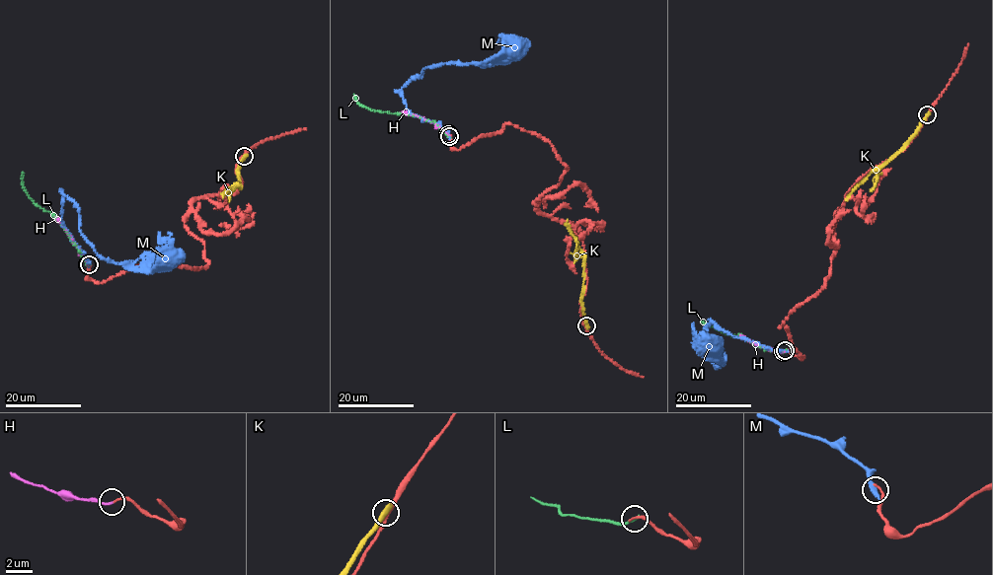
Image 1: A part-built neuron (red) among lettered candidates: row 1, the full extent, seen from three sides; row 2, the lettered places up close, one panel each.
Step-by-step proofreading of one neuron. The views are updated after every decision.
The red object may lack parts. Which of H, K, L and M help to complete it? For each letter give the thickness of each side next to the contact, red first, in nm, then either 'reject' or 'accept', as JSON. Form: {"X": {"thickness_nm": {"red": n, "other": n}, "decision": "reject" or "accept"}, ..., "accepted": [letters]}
{"H": {"thickness_nm": {"red": 140, "other": 180}, "decision": "accept"}, "K": {"thickness_nm": {"red": 280, "other": 500}, "decision": "reject"}, "L": {"thickness_nm": {"red": 220, "other": 200}, "decision": "reject"}, "M": {"thickness_nm": {"red": 220, "other": 420}, "decision": "reject"}, "accepted": ["H"]}

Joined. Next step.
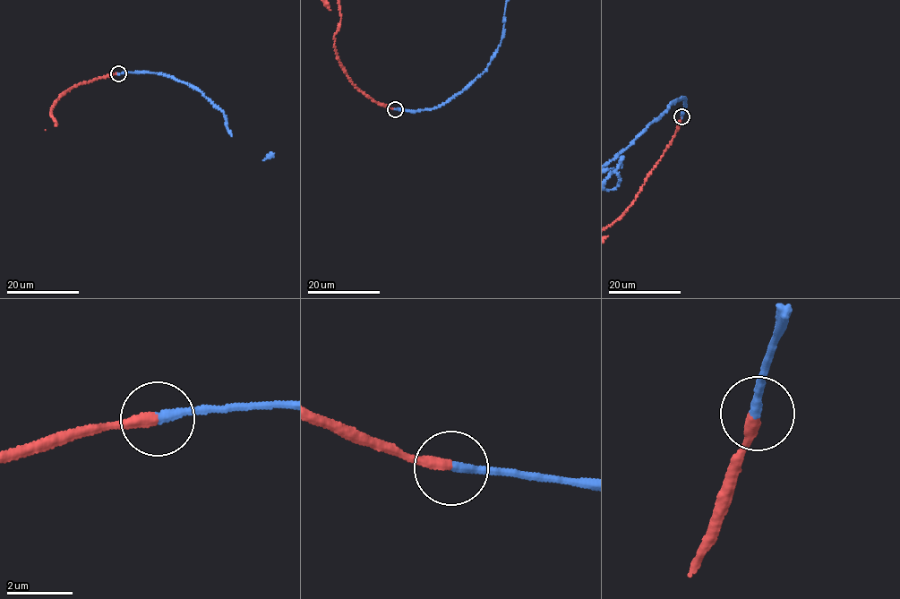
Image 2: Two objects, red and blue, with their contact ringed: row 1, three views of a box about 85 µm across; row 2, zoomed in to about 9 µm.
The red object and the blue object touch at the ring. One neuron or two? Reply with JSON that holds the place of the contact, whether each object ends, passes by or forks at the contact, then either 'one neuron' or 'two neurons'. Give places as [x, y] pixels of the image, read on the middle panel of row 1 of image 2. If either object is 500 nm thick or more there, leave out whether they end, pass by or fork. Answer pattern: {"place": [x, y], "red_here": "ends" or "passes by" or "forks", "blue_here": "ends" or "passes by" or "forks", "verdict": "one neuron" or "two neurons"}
{"place": [395, 109], "red_here": "ends", "blue_here": "ends", "verdict": "one neuron"}

